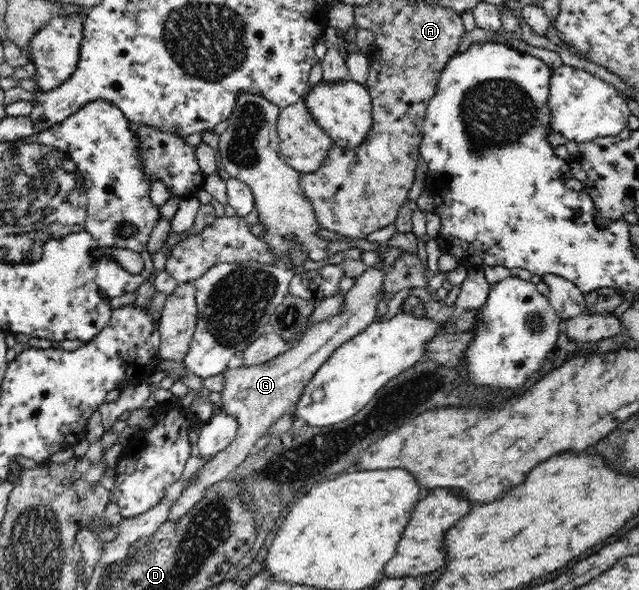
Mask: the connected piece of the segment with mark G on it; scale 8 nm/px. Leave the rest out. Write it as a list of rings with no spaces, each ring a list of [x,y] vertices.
[[[383,247],[380,251],[386,254],[386,269],[369,267],[365,274],[355,279],[355,286],[344,295],[344,311],[326,321],[315,323],[304,337],[287,352],[259,365],[238,365],[238,361],[222,374],[224,377],[221,394],[221,410],[239,421],[239,430],[227,448],[218,452],[213,459],[206,462],[193,478],[185,485],[183,492],[172,503],[167,514],[167,521],[176,523],[191,509],[195,508],[207,494],[207,489],[215,483],[225,481],[235,466],[250,455],[255,442],[267,433],[267,429],[279,420],[285,412],[291,411],[299,401],[305,386],[313,379],[314,373],[331,357],[335,348],[339,348],[346,340],[363,332],[369,324],[377,320],[377,292],[383,287],[384,272],[393,266],[395,258],[399,258],[401,249]]]

